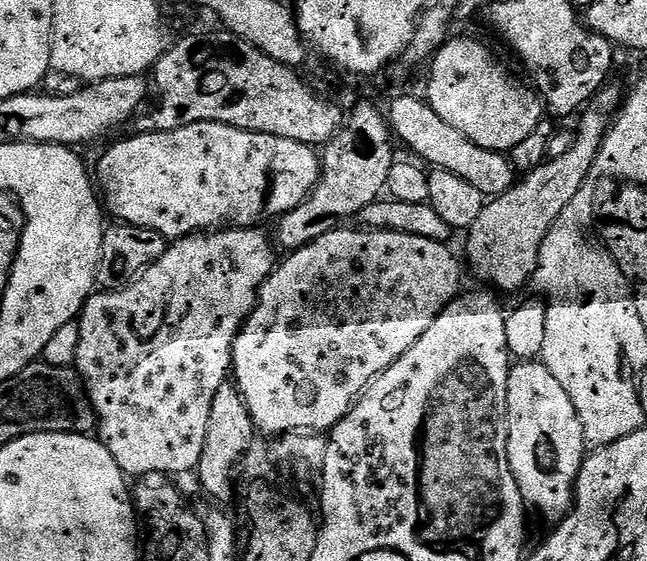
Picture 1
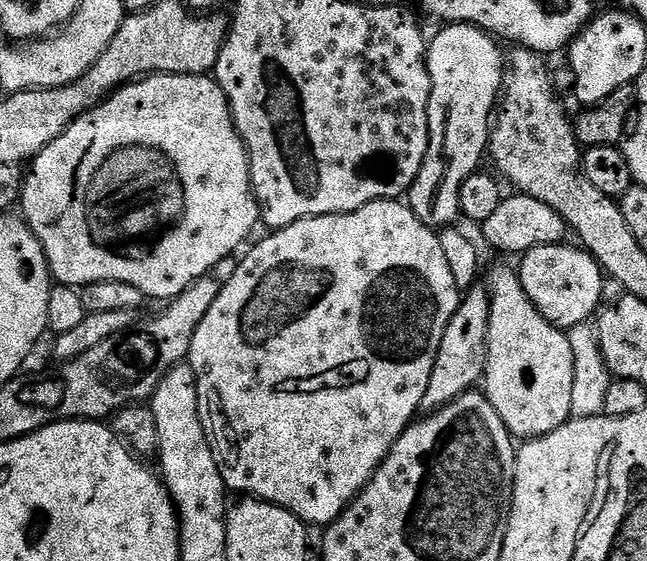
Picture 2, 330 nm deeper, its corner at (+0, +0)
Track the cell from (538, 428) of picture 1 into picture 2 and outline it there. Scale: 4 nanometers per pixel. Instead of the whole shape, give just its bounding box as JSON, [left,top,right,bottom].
[482,267,574,442]

